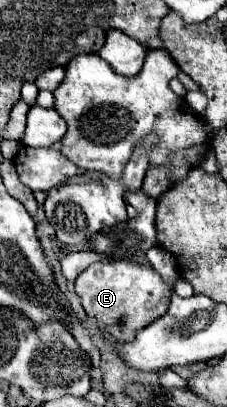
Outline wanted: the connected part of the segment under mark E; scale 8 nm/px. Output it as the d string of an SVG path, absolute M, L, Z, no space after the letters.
M109 260L95 262L75 280L75 292L81 296L81 304L87 314L97 320L101 330L107 330L111 338L131 342L135 332L151 324L169 310L171 286L155 272L149 262Z

